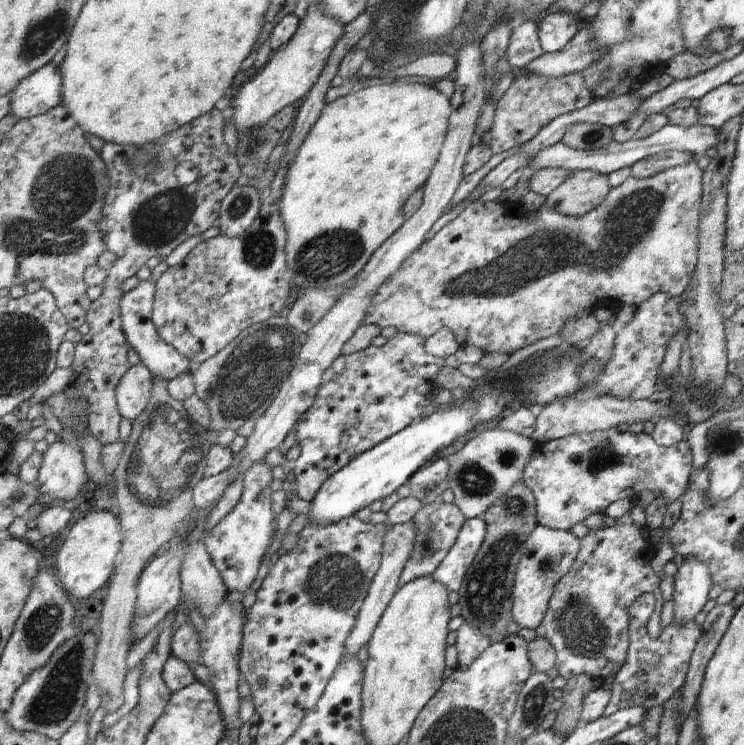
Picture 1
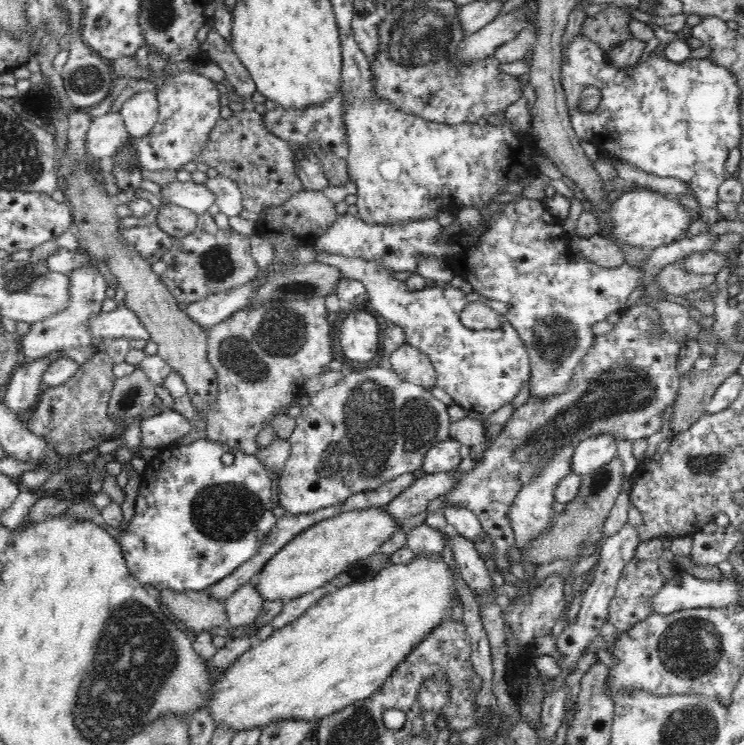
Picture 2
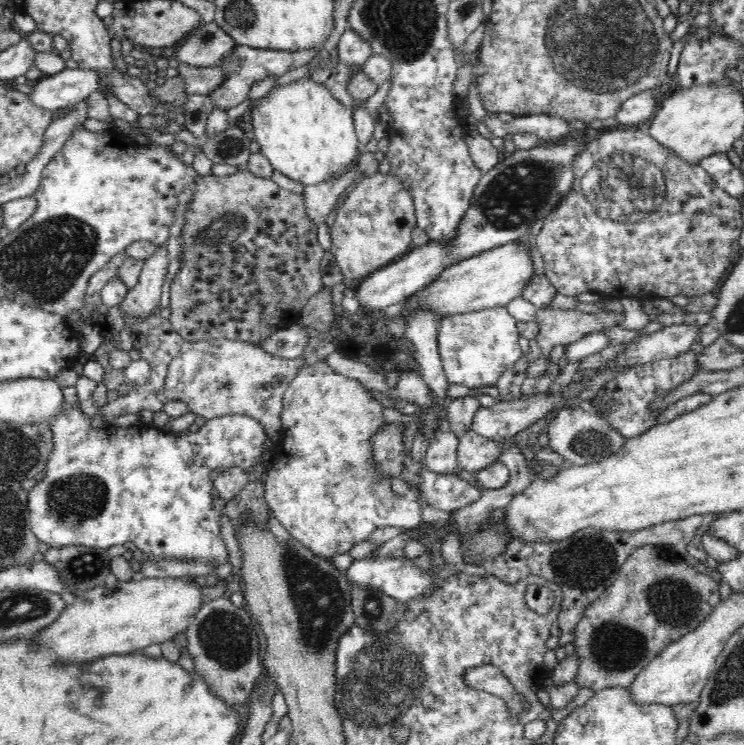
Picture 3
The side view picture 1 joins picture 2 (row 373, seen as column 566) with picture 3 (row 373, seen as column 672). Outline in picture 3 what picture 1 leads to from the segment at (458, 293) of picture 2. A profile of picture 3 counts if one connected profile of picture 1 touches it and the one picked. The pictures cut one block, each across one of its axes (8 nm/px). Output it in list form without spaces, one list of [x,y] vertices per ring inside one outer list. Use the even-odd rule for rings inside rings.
[[[484,308],[480,312],[442,318],[438,346],[448,382],[464,388],[494,388],[502,378],[502,372],[512,368],[522,358],[522,350],[518,346],[520,332],[516,324],[518,322],[508,314],[506,308]]]

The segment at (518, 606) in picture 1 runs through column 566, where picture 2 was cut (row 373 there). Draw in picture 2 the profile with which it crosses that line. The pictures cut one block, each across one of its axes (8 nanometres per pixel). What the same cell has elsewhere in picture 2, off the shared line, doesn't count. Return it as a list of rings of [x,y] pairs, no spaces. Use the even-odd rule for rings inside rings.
[[[522,198],[508,204],[498,204],[496,210],[492,210],[484,222],[468,232],[460,232],[452,236],[450,240],[438,240],[438,236],[444,232],[444,228],[438,224],[438,220],[426,220],[426,222],[400,222],[394,226],[378,226],[378,224],[366,224],[358,216],[352,216],[350,212],[344,216],[338,216],[336,224],[332,224],[330,232],[320,236],[316,240],[316,252],[336,254],[336,256],[362,256],[366,260],[374,260],[380,264],[386,264],[394,272],[416,272],[418,258],[420,256],[438,256],[448,260],[448,266],[454,270],[454,276],[462,276],[474,286],[474,292],[496,302],[508,304],[508,322],[516,328],[524,348],[530,356],[532,376],[530,376],[530,394],[536,402],[548,402],[568,390],[568,382],[574,374],[574,368],[578,362],[586,356],[586,352],[594,346],[596,334],[592,332],[592,326],[598,320],[604,320],[610,312],[618,312],[620,306],[628,302],[628,296],[634,288],[640,286],[642,278],[648,274],[660,274],[666,266],[680,262],[694,252],[714,252],[716,238],[722,228],[714,230],[714,234],[698,234],[694,238],[686,238],[680,242],[674,242],[670,246],[662,246],[652,250],[652,254],[646,260],[644,270],[634,268],[630,264],[622,264],[618,268],[602,268],[594,262],[588,262],[584,258],[574,258],[572,252],[568,252],[568,236],[562,230],[562,220],[554,218],[546,204],[542,200],[530,200]]]

